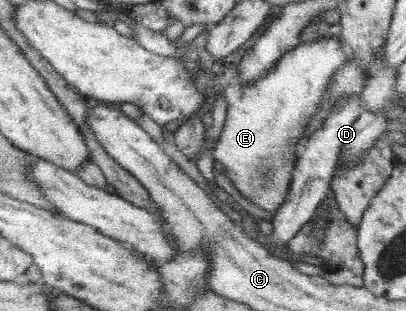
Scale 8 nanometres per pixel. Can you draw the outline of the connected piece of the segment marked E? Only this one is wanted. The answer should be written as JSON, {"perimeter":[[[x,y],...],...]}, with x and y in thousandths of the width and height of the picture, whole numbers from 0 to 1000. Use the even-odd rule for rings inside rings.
{"perimeter":[[[835,116],[791,122],[788,129],[771,129],[756,138],[744,132],[736,151],[722,164],[712,164],[712,170],[704,174],[680,212],[672,212],[670,225],[663,225],[660,238],[653,238],[650,251],[643,251],[640,260],[618,264],[616,270],[601,270],[599,264],[571,267],[564,280],[554,280],[552,312],[559,328],[562,360],[537,469],[527,486],[530,511],[552,531],[562,550],[557,563],[576,585],[576,595],[586,605],[599,633],[613,640],[618,653],[628,653],[633,666],[643,666],[643,672],[653,678],[665,678],[672,691],[687,672],[687,662],[700,650],[702,630],[709,624],[712,598],[719,588],[719,556],[729,537],[732,469],[739,466],[739,457],[751,441],[754,402],[759,389],[764,389],[764,376],[788,350],[788,338],[793,338],[798,305],[803,302],[803,280],[818,264],[820,238],[857,193],[860,167],[847,148]]]}

